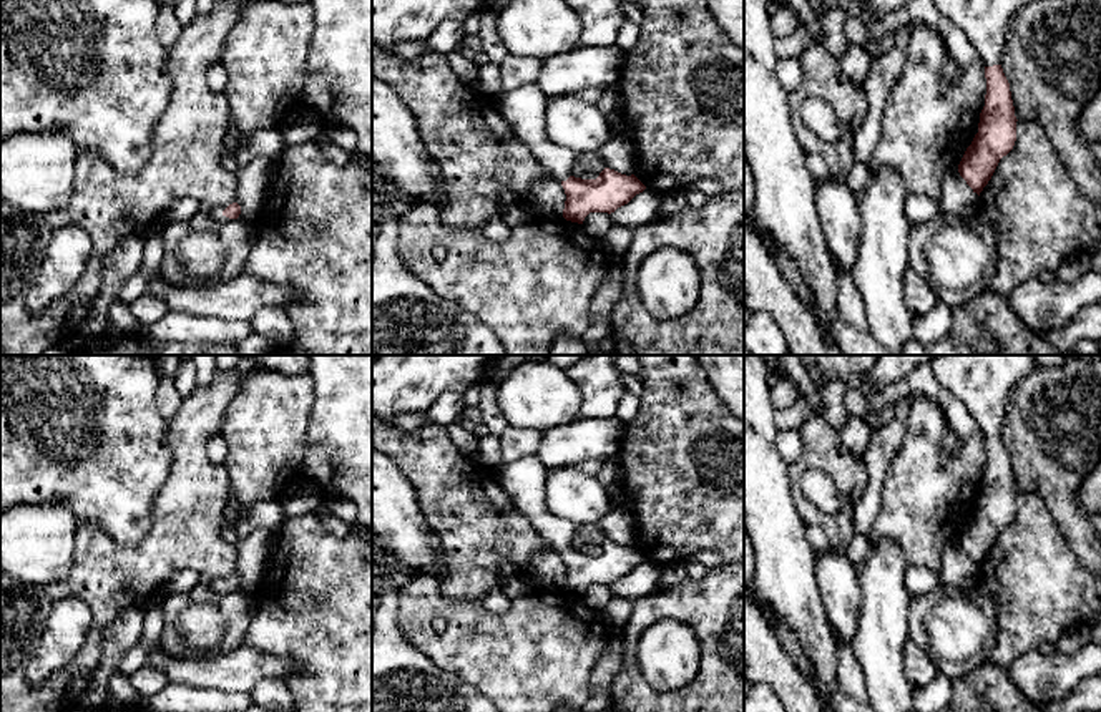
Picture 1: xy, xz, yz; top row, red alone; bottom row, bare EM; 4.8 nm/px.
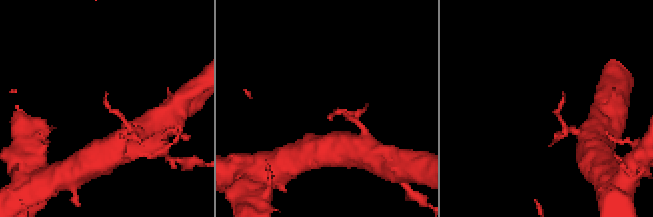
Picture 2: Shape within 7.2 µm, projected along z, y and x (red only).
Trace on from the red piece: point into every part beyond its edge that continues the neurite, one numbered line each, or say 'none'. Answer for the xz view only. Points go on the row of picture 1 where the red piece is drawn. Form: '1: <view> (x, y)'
1: xz (523, 108)

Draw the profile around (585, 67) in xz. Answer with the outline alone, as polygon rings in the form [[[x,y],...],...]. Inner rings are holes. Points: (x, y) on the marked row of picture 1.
[[[618,45],[578,46],[546,58],[535,83],[548,98],[591,86],[613,86],[619,83],[624,55]]]

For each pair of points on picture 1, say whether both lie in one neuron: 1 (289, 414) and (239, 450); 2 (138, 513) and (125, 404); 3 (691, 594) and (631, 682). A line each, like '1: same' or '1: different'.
1: same
2: same
3: same

